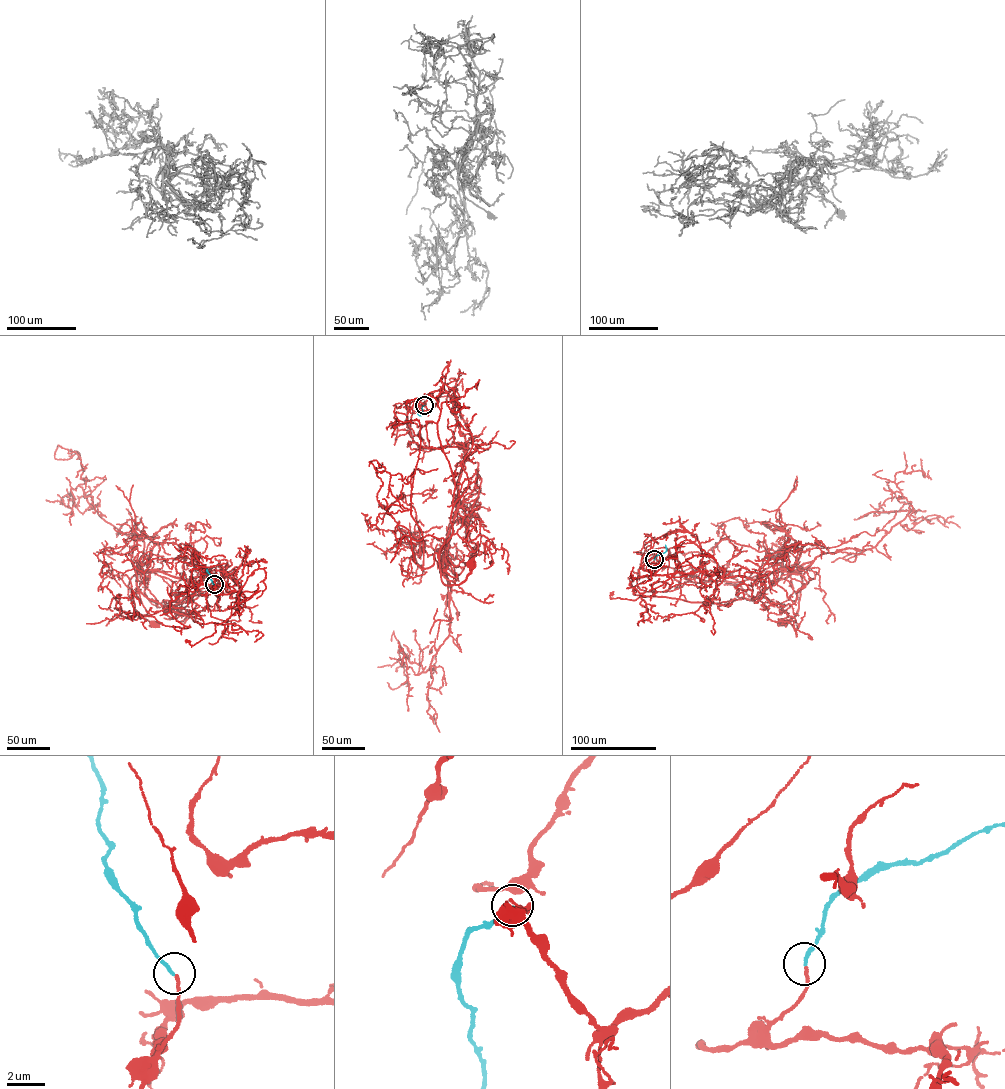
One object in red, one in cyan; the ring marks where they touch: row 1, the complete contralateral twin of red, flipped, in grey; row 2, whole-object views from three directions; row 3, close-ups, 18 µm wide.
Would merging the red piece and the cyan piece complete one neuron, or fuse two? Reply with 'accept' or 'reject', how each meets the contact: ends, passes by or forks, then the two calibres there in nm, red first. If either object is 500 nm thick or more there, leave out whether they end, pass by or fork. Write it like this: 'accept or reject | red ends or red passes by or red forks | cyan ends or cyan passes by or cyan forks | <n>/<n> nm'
accept | red ends | cyan ends | 180/190 nm

